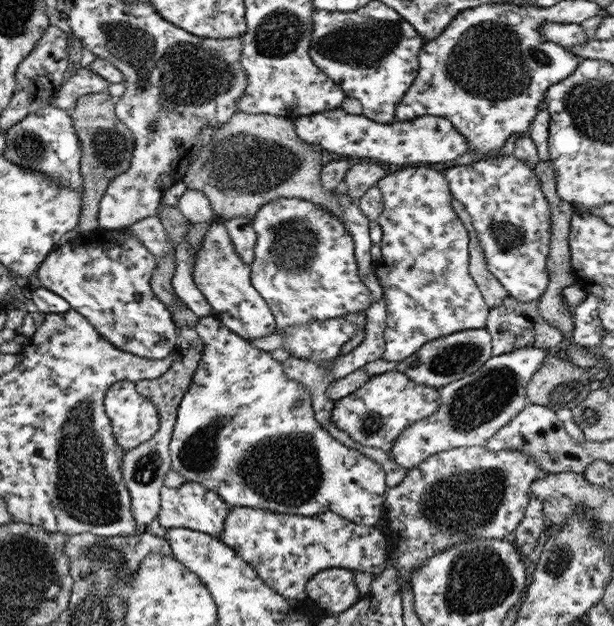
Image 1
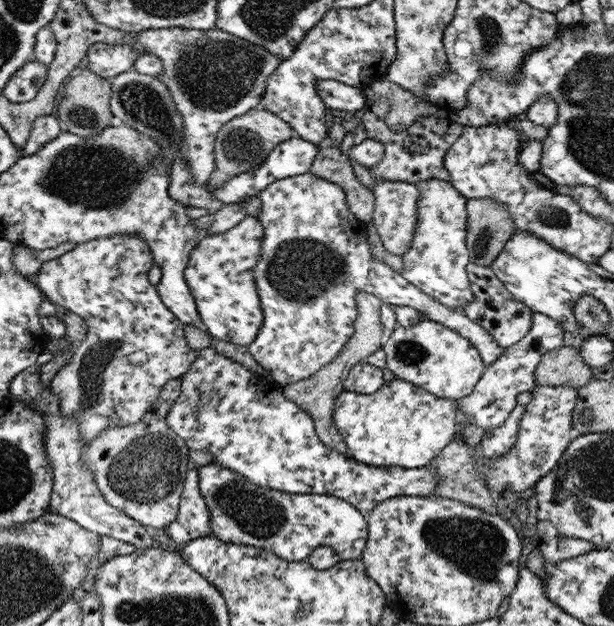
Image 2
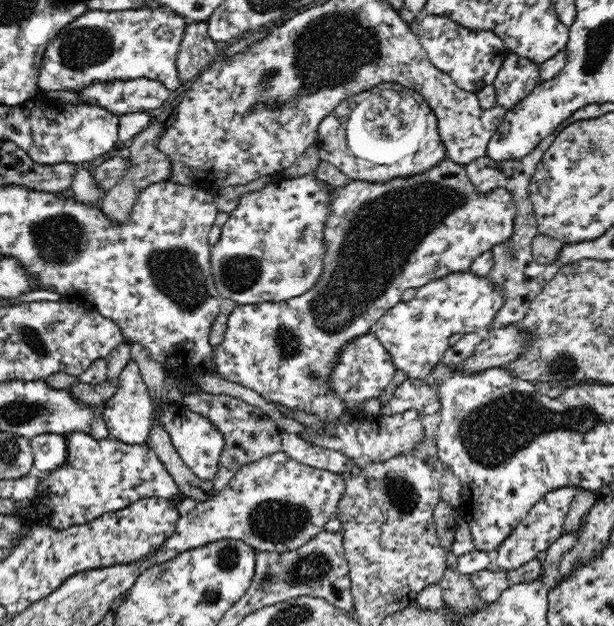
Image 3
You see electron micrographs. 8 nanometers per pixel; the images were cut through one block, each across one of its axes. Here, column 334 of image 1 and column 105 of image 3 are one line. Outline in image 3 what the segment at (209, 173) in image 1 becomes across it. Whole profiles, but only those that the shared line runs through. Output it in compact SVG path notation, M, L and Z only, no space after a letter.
M152 122L146 129L139 132L132 139L132 144L128 148L129 153L129 167L126 170L126 174L121 178L118 184L115 184L108 191L105 191L104 198L102 198L102 204L100 204L101 211L109 218L113 224L122 224L128 220L140 192L146 188L146 186L154 183L161 183L164 180L169 179L171 172L171 162L166 154L162 154L156 147L156 138L160 136L161 124Z

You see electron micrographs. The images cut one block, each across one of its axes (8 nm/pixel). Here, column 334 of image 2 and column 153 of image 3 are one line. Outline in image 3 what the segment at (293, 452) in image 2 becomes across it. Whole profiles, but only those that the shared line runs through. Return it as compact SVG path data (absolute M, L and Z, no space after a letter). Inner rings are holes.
M84 432L68 434L65 436L65 440L67 440L68 446L66 462L58 470L47 472L47 476L44 476L40 480L40 484L36 486L34 496L24 502L24 505L31 504L29 513L26 513L25 517L19 514L14 515L14 517L20 517L28 525L28 528L34 525L44 525L45 527L62 530L70 526L86 524L104 513L122 510L124 507L143 498L155 496L156 498L175 501L180 497L179 488L174 479L168 474L158 455L147 444L128 445L110 437L96 440L91 433L86 434ZM38 492L48 492L49 497L42 499L42 497L38 497Z

